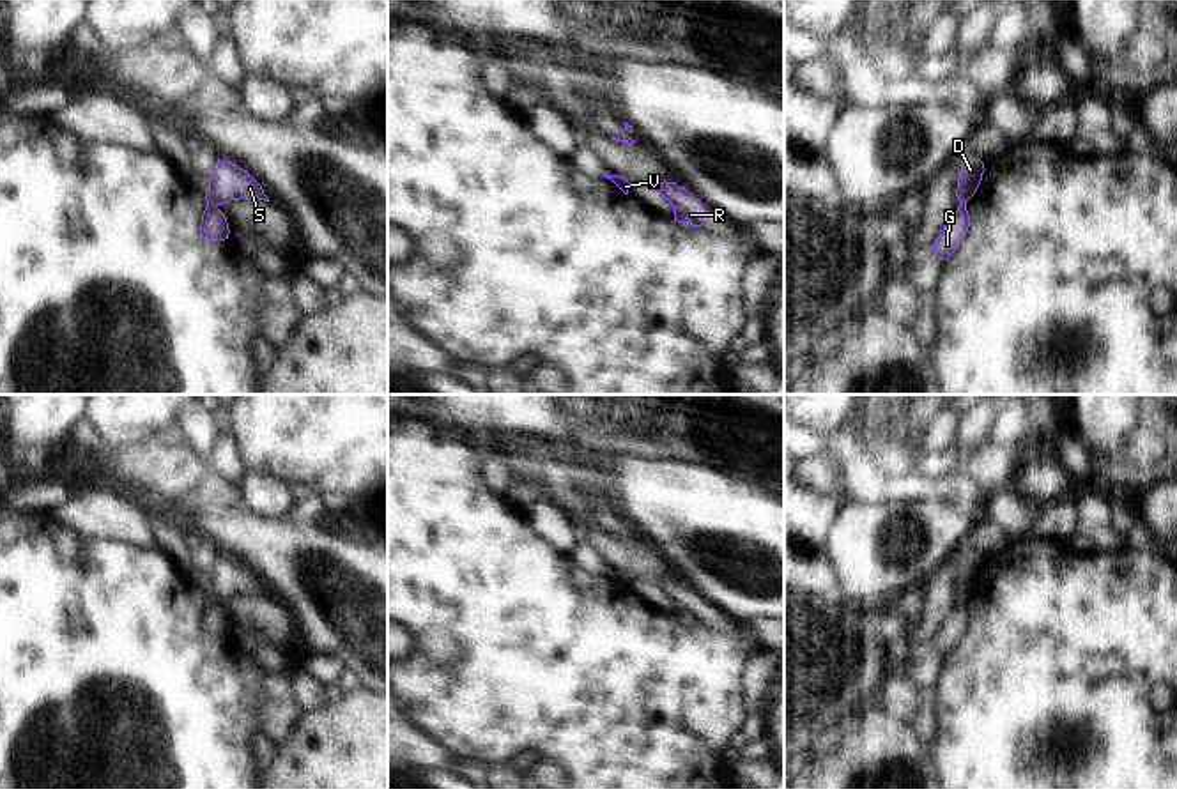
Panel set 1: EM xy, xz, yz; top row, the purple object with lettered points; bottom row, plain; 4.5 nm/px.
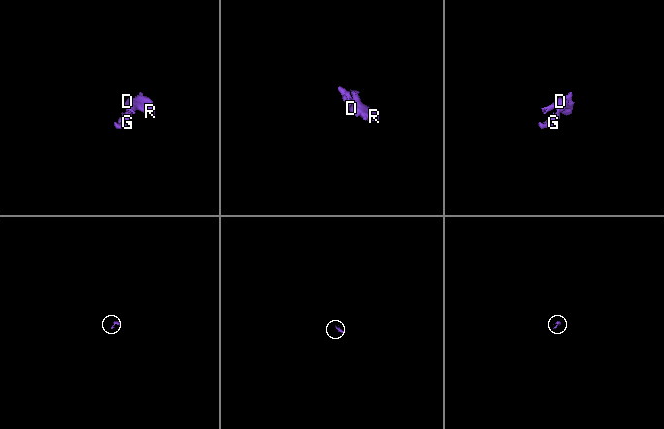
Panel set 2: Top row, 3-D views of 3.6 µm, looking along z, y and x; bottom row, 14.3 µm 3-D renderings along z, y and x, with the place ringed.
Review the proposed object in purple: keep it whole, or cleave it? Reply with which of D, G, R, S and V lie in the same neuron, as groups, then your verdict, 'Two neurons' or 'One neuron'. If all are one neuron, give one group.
Groups: D G R S V. One neuron.

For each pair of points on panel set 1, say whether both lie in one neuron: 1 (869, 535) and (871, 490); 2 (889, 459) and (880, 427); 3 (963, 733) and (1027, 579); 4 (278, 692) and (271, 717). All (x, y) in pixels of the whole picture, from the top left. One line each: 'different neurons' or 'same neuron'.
1: different neurons
2: same neuron
3: same neuron
4: same neuron

